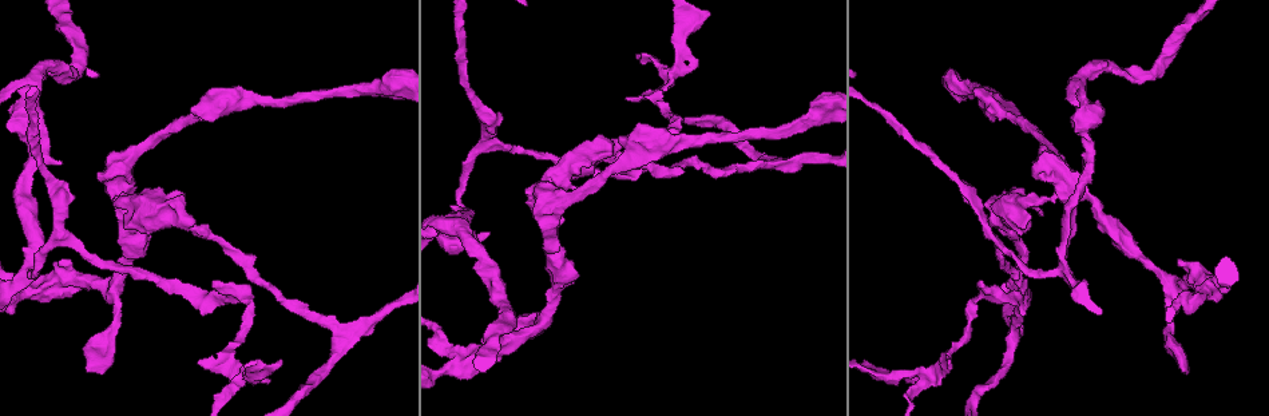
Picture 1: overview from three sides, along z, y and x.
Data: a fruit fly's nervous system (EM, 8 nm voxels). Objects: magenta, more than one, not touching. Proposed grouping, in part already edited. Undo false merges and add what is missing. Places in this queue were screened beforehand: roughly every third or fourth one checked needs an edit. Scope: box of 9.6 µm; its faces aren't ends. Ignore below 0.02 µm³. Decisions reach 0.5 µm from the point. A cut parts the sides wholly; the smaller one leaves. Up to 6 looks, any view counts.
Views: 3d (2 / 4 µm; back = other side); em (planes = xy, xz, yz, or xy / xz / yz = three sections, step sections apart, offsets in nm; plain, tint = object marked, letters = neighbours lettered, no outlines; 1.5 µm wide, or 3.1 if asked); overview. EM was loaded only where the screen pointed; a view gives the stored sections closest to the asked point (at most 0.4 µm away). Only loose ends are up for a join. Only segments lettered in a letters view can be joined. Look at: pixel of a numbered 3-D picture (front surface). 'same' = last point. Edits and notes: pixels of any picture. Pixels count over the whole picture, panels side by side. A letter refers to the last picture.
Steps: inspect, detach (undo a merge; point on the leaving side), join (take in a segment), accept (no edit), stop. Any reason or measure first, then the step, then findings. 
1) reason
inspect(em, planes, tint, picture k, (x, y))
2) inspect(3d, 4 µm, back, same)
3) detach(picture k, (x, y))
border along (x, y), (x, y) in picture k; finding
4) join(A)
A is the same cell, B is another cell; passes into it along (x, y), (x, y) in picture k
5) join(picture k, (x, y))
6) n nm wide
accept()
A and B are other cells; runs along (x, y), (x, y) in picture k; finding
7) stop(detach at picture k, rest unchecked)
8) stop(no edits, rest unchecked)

thin end
inspect(em, planes, letters, picture 1, (269, 383))

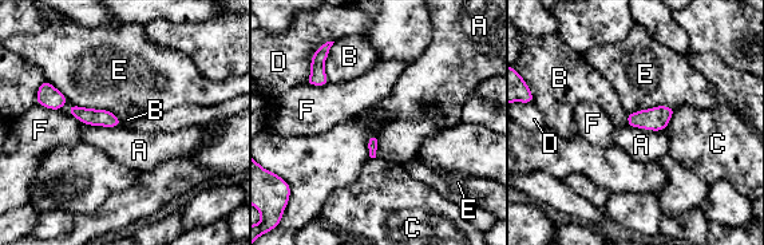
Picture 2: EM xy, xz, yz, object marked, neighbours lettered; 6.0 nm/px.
E touches over 280 nm
accept()
A, B, C, D, E and F are other cells; border along (628, 125), (652, 130), (665, 129) in picture 2; no lettered segment goes on from it

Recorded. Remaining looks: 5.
an open end
inspect(3d, 2 µm, picture 1, (59, 163))

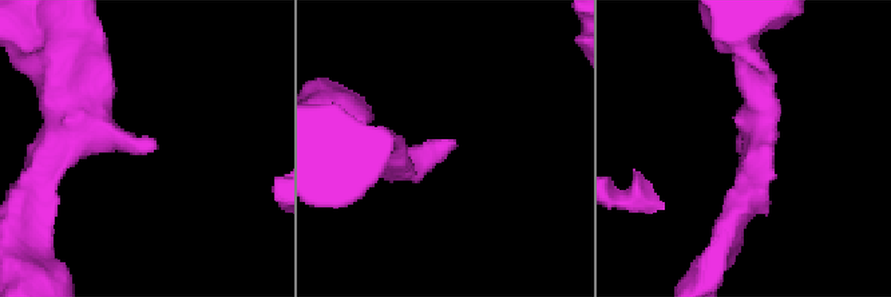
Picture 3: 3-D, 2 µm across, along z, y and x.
inspect(em, planes, letters, picture 3, (452, 139))

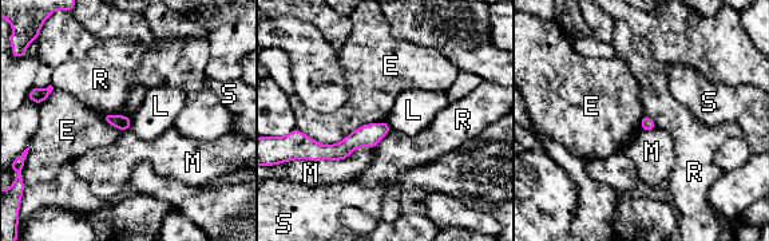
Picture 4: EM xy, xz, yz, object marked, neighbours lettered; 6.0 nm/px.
accept()
E, L, M, R and S are other cells; border along (131, 118), (129, 129) in picture 4; none of them fits

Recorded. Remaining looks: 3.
inspect(em, xz, step 8, tint, picture 1, (1017, 226))

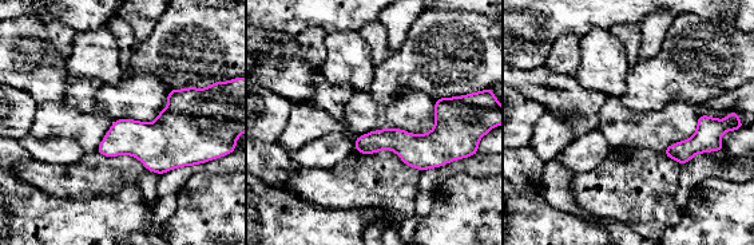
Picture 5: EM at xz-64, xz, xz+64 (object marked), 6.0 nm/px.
inspect(em, planes, letters, same)

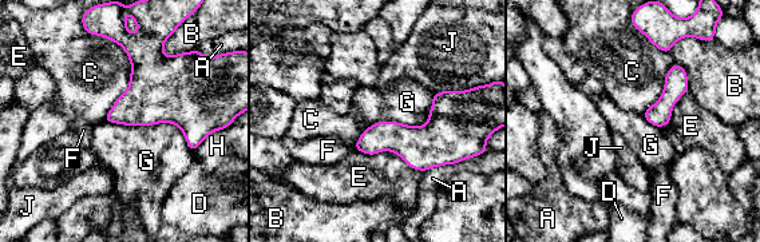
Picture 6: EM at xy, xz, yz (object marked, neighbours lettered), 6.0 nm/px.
G touches over 550 nm
accept()
A, B, C, D, E, F, G, H and J are other cells; border along (105, 119), (173, 123), (192, 151) in picture 6; no lettered segment goes on from it

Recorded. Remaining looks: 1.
stop(no edits, rest unchecked)

